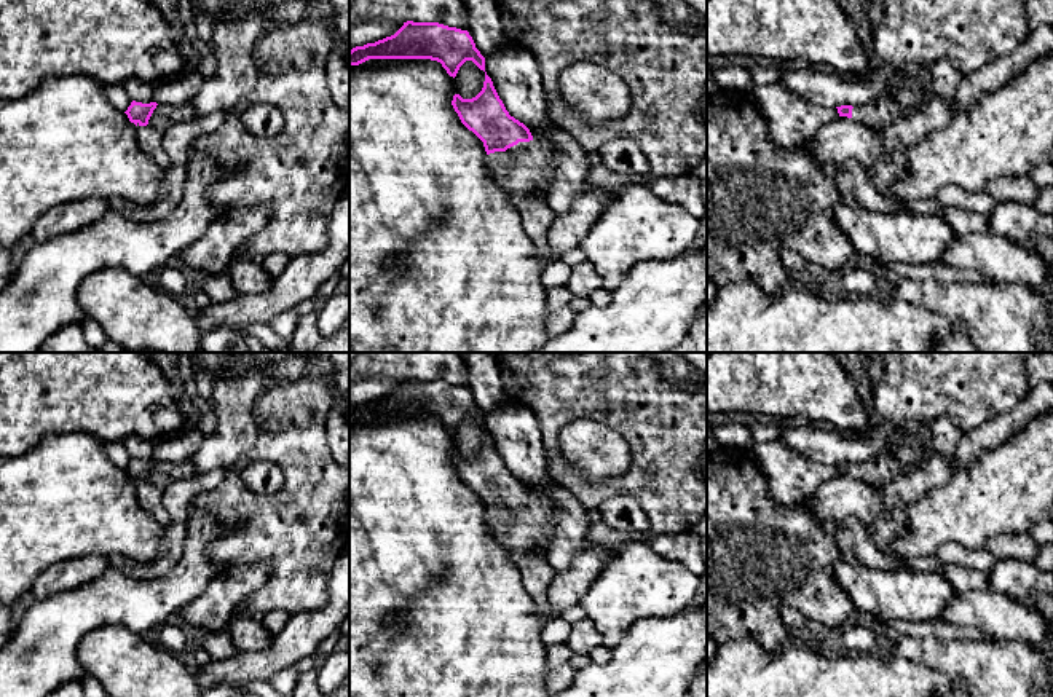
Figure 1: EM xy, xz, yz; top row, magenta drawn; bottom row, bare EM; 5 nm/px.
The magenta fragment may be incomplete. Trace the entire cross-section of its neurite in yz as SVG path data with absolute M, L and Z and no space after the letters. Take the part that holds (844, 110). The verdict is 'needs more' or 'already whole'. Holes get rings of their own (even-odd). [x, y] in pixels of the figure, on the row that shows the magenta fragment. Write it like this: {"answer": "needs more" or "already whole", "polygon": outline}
{"answer": "needs more", "polygon": "M906 64L890 77L887 91L874 102L836 107L839 116L874 129L905 120L929 105L935 96L930 67Z"}

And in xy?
{"answer": "needs more", "polygon": "M132 100L128 110L124 112L131 123L136 126L153 126L158 131L164 132L169 126L191 120L198 116L198 112L193 102L182 105L168 105L168 104L142 104Z"}

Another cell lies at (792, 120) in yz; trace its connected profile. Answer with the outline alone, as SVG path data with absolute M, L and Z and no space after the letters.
M782 83L755 85L751 94L766 116L772 142L780 147L793 148L804 144L822 126L839 116L836 107L812 104Z

